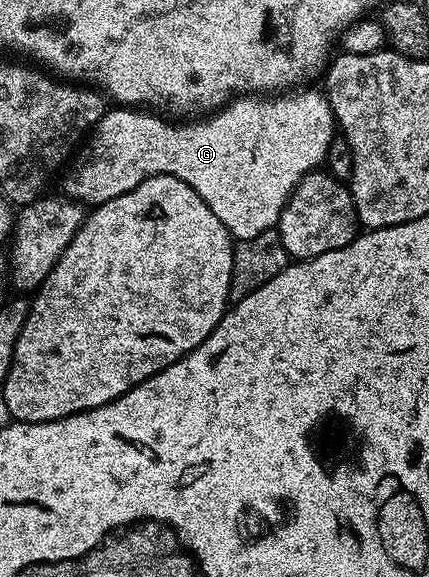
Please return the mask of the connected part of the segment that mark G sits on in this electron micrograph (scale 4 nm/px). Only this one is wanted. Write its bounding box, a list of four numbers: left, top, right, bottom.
[62,91,337,241]

